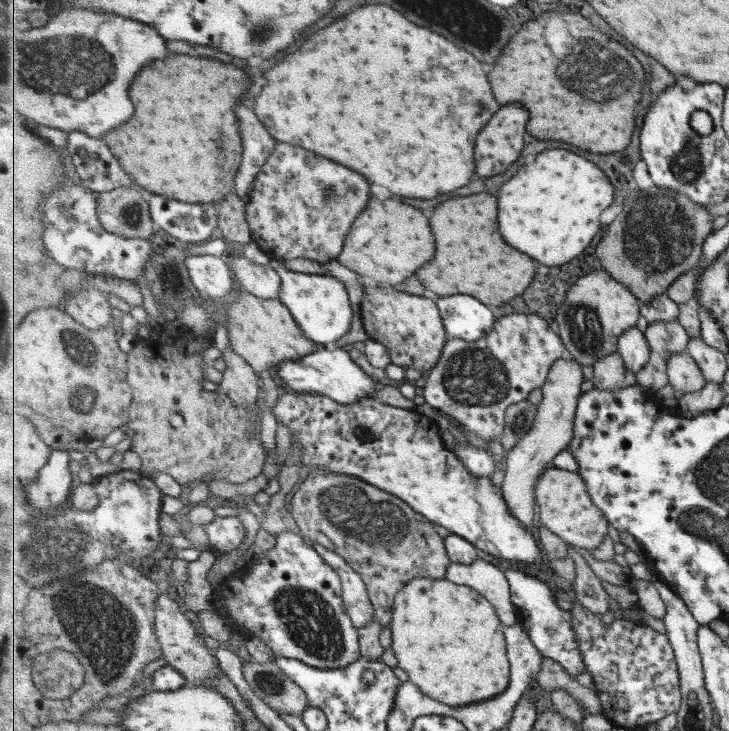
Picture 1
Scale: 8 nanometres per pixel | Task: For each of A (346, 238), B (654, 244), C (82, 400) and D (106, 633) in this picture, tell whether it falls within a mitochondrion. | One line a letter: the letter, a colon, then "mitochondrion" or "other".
A: other
B: mitochondrion
C: mitochondrion
D: mitochondrion

